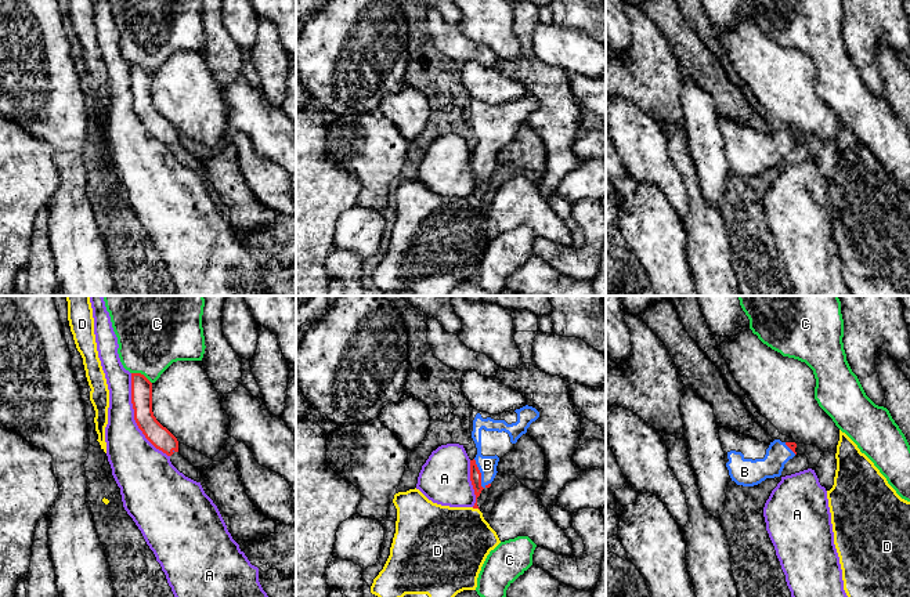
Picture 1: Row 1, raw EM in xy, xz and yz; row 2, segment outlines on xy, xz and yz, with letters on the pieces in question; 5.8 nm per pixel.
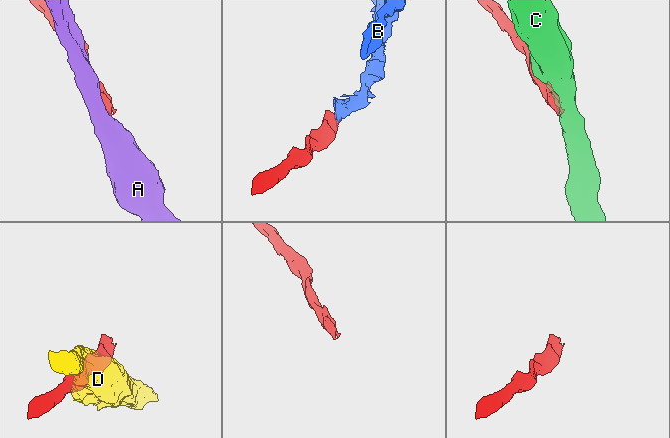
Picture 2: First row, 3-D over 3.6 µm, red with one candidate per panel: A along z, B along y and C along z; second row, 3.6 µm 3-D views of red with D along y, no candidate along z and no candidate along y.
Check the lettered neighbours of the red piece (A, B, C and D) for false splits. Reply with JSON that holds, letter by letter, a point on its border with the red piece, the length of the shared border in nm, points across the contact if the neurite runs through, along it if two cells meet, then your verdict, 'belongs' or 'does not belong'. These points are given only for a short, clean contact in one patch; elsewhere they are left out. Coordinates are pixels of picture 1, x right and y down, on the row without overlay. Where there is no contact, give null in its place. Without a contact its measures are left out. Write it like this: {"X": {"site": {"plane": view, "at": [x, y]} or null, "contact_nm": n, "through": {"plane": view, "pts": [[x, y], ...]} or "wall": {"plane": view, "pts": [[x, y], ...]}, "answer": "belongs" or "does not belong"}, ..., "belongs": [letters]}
{"A": {"site": {"plane": "xy", "at": [134, 108]}, "contact_nm": 550, "answer": "does not belong"}, "B": {"site": {"plane": "xz", "at": [480, 165]}, "contact_nm": 190, "through": {"plane": "xz", "pts": [[475, 163], [480, 165], [487, 155]]}, "answer": "belongs"}, "C": {"site": {"plane": "xy", "at": [140, 64]}, "contact_nm": 140, "answer": "does not belong"}, "D": {"site": {"plane": "xz", "at": [476, 198]}, "contact_nm": 50, "answer": "does not belong"}, "belongs": ["B"]}

